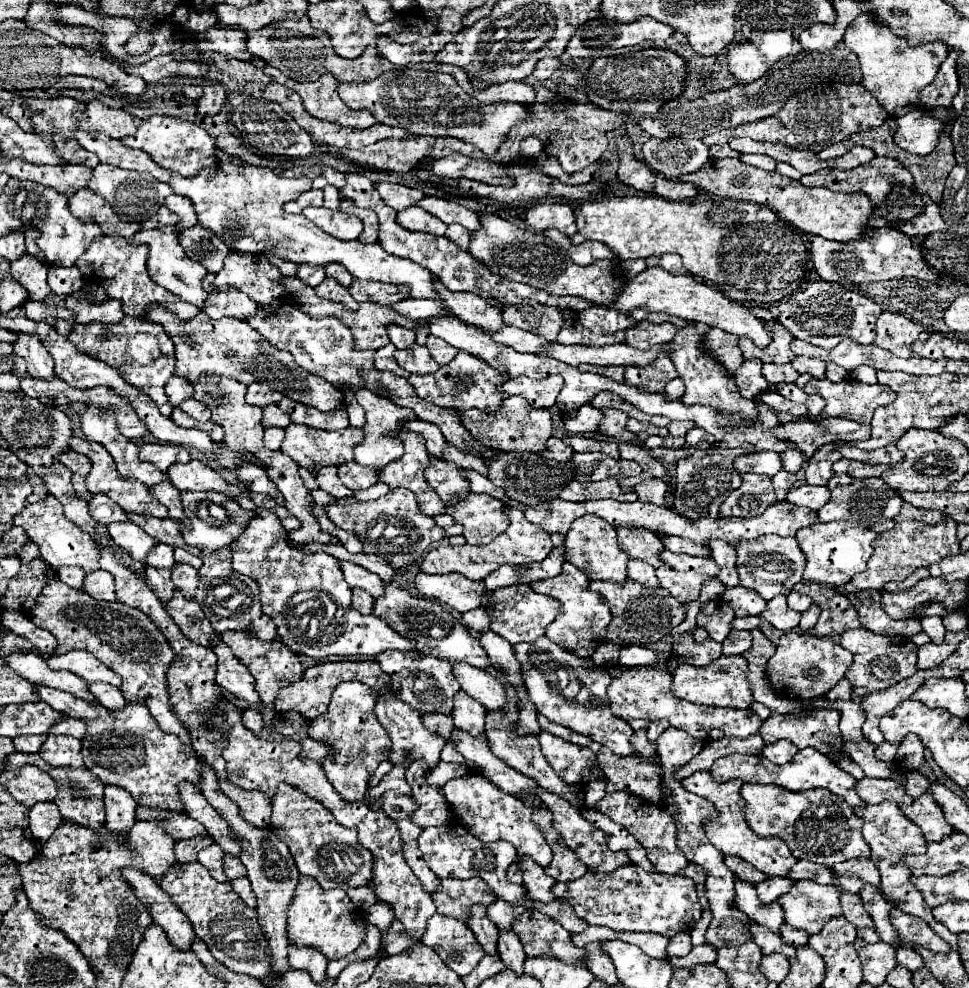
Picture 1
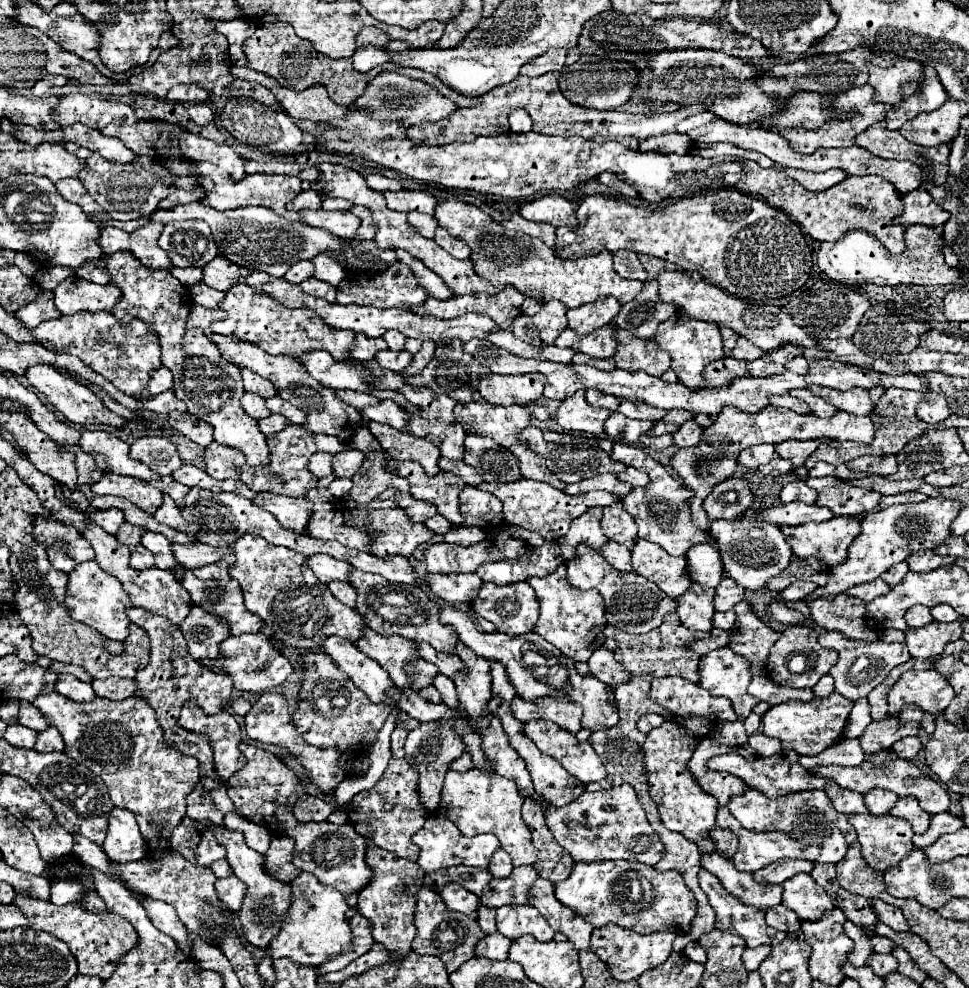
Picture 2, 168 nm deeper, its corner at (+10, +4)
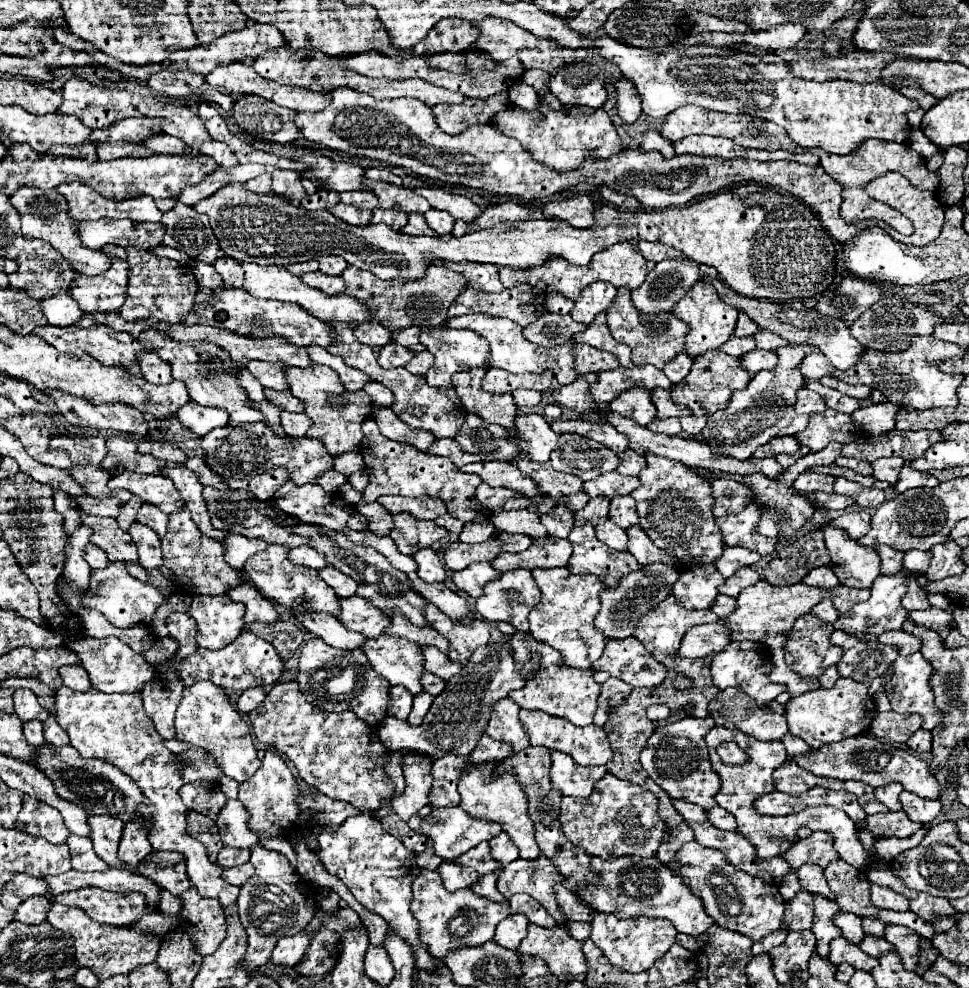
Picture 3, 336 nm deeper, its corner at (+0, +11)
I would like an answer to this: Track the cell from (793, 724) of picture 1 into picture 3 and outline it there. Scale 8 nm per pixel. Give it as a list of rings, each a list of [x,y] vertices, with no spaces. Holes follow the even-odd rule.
[[[839,678],[837,684],[829,690],[817,688],[805,692],[797,698],[791,698],[785,706],[785,718],[789,722],[789,732],[805,740],[811,748],[819,748],[821,744],[833,744],[849,736],[865,734],[873,716],[877,716],[877,708],[873,698],[867,694],[869,684],[853,682],[849,678]]]

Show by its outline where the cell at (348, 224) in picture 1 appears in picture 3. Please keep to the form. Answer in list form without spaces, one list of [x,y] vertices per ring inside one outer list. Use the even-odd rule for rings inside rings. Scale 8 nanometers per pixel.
[[[341,202],[335,204],[333,208],[329,208],[329,212],[353,226],[367,226],[373,216],[371,210],[361,210],[357,206],[349,206],[349,204],[341,204]]]

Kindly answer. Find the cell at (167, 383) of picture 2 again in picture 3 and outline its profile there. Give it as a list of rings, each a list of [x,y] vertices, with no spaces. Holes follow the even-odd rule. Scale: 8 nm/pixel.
[[[149,352],[145,356],[141,356],[141,374],[147,382],[151,384],[169,384],[173,380],[169,364],[165,364],[163,360],[159,360],[159,356],[155,352]]]

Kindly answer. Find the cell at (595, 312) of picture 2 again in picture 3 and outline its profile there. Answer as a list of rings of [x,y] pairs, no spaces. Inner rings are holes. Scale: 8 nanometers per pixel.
[[[593,282],[581,290],[571,310],[571,318],[583,324],[591,324],[599,312],[605,312],[617,296],[617,288],[607,282]]]

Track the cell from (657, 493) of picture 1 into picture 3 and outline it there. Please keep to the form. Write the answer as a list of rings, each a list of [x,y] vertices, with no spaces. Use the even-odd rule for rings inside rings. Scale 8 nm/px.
[[[625,450],[619,454],[619,466],[617,472],[625,474],[625,476],[637,476],[643,468],[645,468],[645,456],[637,454],[633,450]]]

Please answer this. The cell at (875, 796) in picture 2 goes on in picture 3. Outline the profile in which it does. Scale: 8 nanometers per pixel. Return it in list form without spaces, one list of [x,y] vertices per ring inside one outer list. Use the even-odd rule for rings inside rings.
[[[885,784],[885,786],[881,786],[881,788],[875,790],[875,796],[889,810],[901,810],[901,802],[899,802],[899,794],[901,792],[903,792],[901,784]]]

